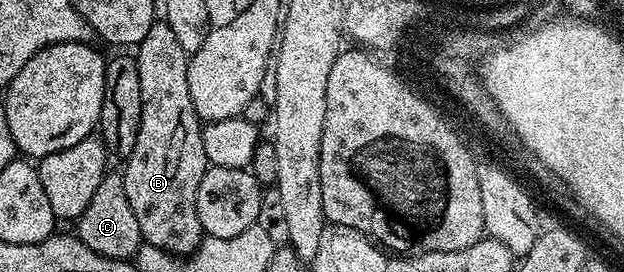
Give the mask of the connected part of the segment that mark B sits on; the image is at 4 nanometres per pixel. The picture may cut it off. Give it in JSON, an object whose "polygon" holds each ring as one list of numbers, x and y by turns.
{"polygon":[[157,20,149,28,145,40,139,42,134,59,137,76,141,80,141,124,137,144,133,144,133,152,125,159,124,166,127,167,121,170,125,196,129,196,133,216,137,216,146,245,161,248,166,254,190,256,205,237,201,220,197,220,197,184,201,184,201,176,205,176,209,163,203,147,201,119,189,96,189,55,181,48,177,36,173,36,173,28,169,28,165,20]]}

